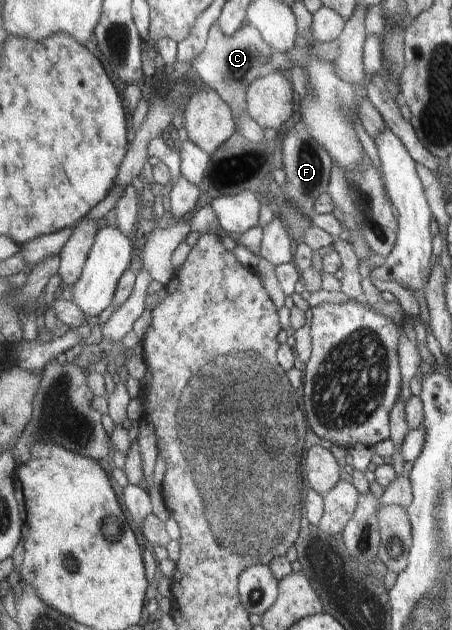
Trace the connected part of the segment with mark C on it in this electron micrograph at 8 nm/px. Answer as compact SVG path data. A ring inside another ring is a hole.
M214 22L210 26L204 50L196 56L196 60L192 60L191 67L196 70L198 78L205 86L214 90L224 100L224 104L229 105L236 121L240 114L247 112L246 90L254 80L263 77L269 71L268 60L272 54L272 46L264 42L264 38L254 26L245 23L232 36L226 36L218 28L218 22Z

